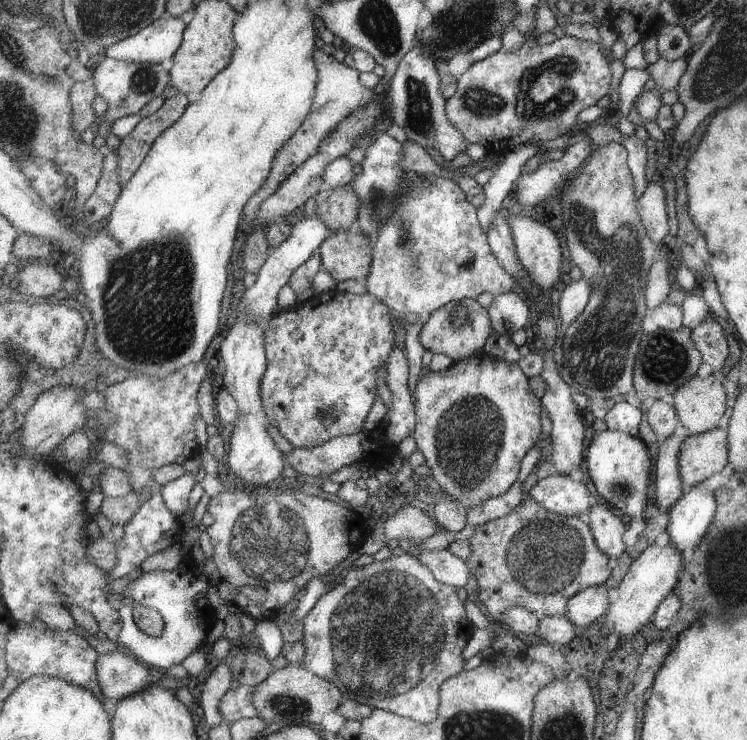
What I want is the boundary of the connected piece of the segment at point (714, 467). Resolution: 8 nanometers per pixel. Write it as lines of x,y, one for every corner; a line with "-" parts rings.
720,427
693,435
686,433
679,453
685,487
695,487
730,463
728,430

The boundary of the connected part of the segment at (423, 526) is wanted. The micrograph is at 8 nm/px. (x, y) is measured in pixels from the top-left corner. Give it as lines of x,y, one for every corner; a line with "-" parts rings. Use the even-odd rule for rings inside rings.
404,505
389,517
385,524
385,540
408,540
424,542
437,532
433,522
421,508

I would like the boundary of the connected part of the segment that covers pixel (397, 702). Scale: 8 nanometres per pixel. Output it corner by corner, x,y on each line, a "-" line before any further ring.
403,553
398,557
389,557
383,561
374,561
364,567
350,567
345,576
335,586
324,594
309,614
302,620
303,638
301,642
305,645
305,656
300,660
301,664
316,675
332,681
344,692
347,698
360,703
371,705
373,708
381,708
386,711
407,717
420,723
432,723
439,718
441,707
442,684
451,677
458,675
465,669
465,648
469,644
469,637
475,632
476,626
468,617
467,602
461,602
457,596
457,587
439,582
434,573
430,571
419,559
409,553

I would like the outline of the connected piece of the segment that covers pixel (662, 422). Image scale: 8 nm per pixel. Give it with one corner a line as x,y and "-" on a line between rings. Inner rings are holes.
657,399
648,409
648,420
659,443
683,430
677,409
671,399

